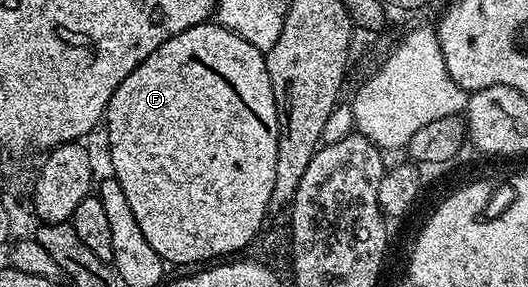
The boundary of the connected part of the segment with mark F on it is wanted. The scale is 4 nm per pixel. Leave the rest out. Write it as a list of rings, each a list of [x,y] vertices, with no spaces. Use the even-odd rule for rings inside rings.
[[[208,21],[206,23],[198,23],[189,29],[185,29],[181,33],[177,33],[177,37],[169,37],[169,41],[165,41],[157,49],[153,49],[153,53],[149,53],[149,57],[145,57],[145,61],[141,61],[141,65],[137,65],[137,69],[133,69],[133,73],[129,73],[129,77],[125,77],[125,81],[121,81],[117,85],[117,89],[113,93],[113,97],[107,102],[107,114],[105,116],[105,128],[107,127],[107,147],[111,150],[111,171],[110,174],[121,185],[121,190],[125,193],[125,197],[129,200],[129,205],[133,209],[133,217],[137,217],[137,225],[141,225],[141,233],[145,233],[145,241],[149,241],[149,245],[153,245],[153,249],[168,264],[171,263],[199,263],[195,265],[203,265],[208,261],[218,260],[220,257],[231,257],[234,251],[242,252],[251,244],[253,237],[264,230],[265,223],[263,218],[269,215],[271,206],[271,194],[273,193],[273,185],[275,184],[275,174],[277,173],[277,149],[279,148],[279,122],[277,121],[277,105],[273,97],[273,85],[269,81],[269,69],[267,68],[267,57],[264,52],[257,49],[257,45],[249,45],[249,41],[245,41],[245,37],[241,37],[237,33],[233,33],[228,27],[223,27],[218,21]]]

